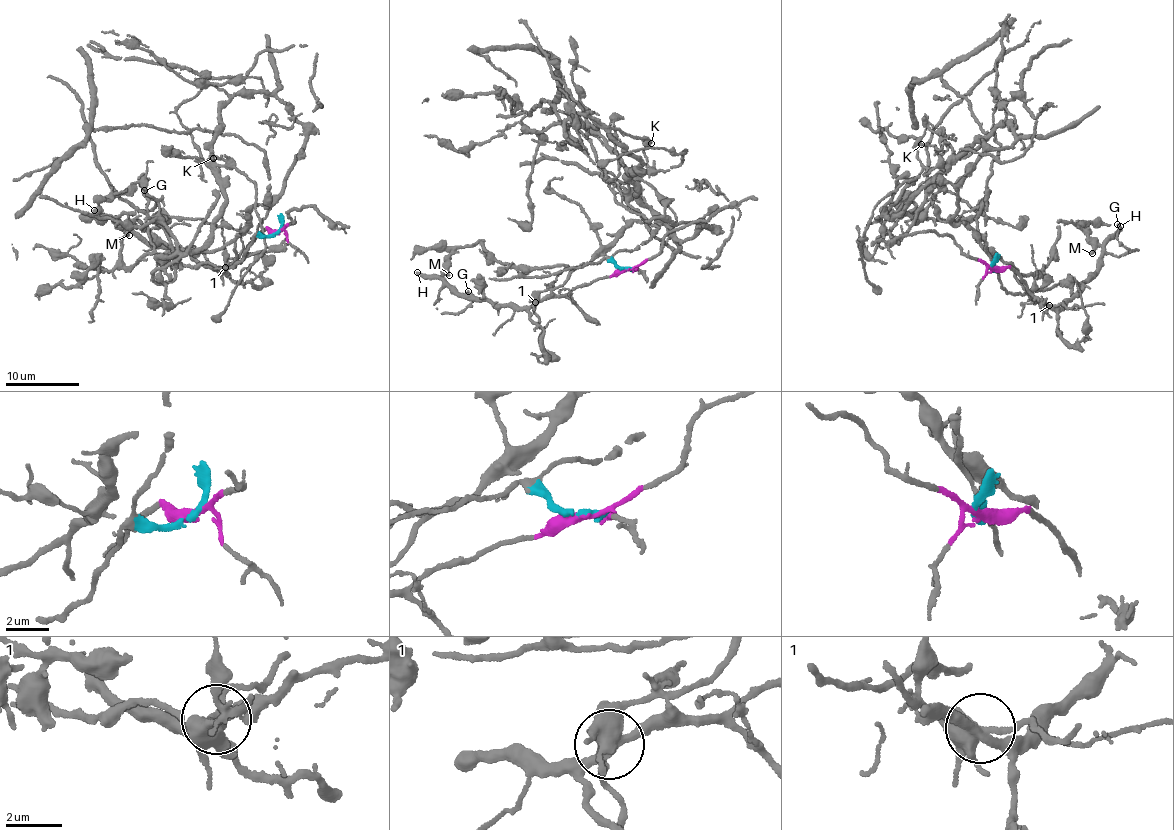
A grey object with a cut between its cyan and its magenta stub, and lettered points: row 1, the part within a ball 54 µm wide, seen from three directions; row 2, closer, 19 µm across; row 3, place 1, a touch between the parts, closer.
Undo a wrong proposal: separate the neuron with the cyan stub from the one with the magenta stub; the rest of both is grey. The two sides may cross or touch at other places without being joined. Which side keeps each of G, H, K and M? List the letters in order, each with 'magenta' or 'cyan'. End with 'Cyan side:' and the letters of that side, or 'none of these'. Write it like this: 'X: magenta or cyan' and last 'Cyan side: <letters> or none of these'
G: magenta
H: magenta
K: cyan
M: cyan
Cyan side: K, M

